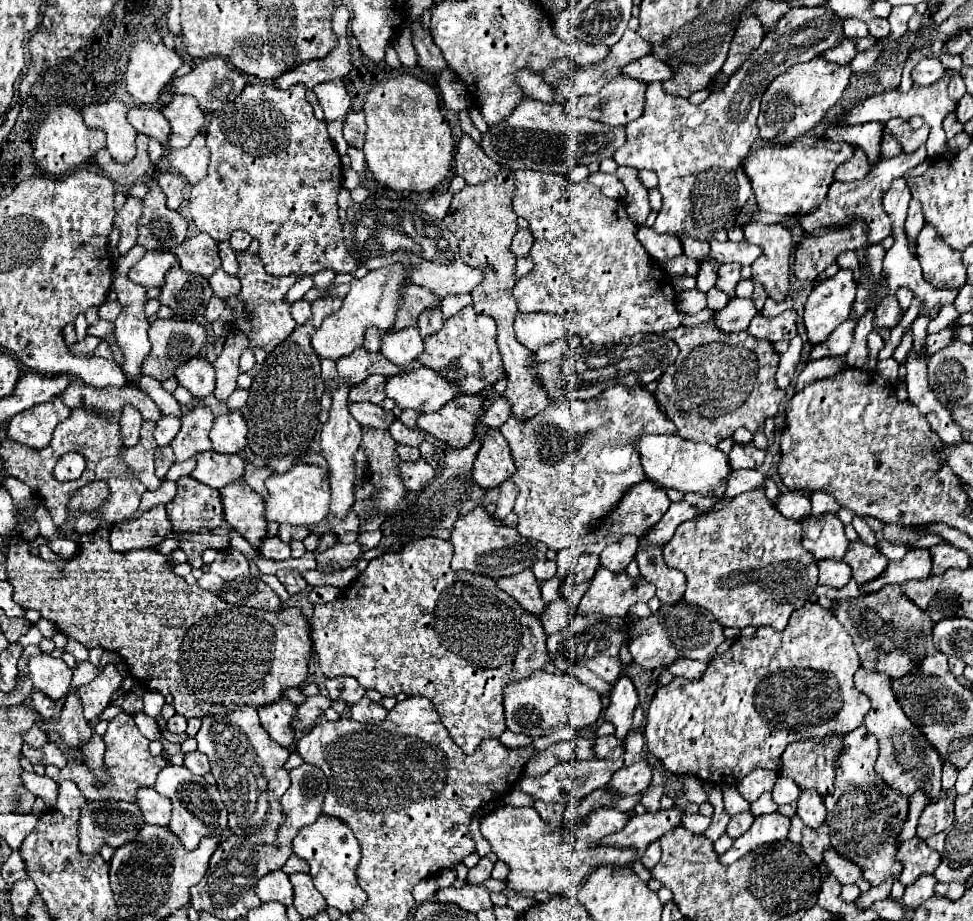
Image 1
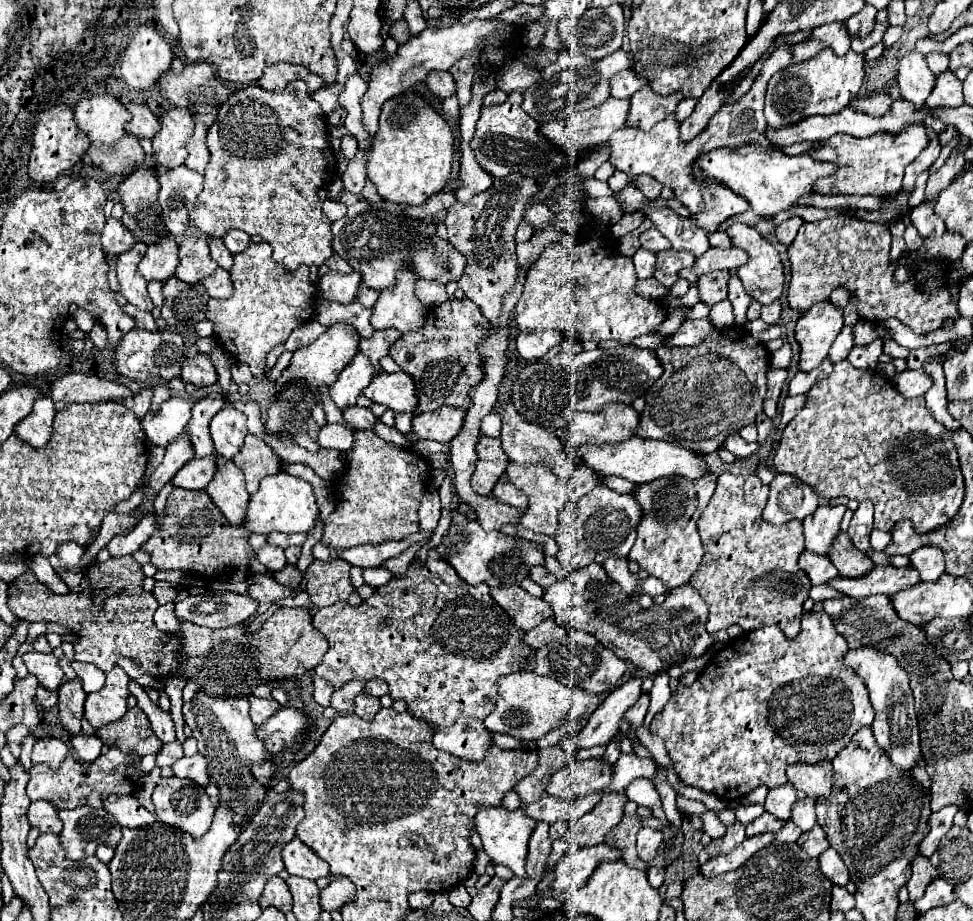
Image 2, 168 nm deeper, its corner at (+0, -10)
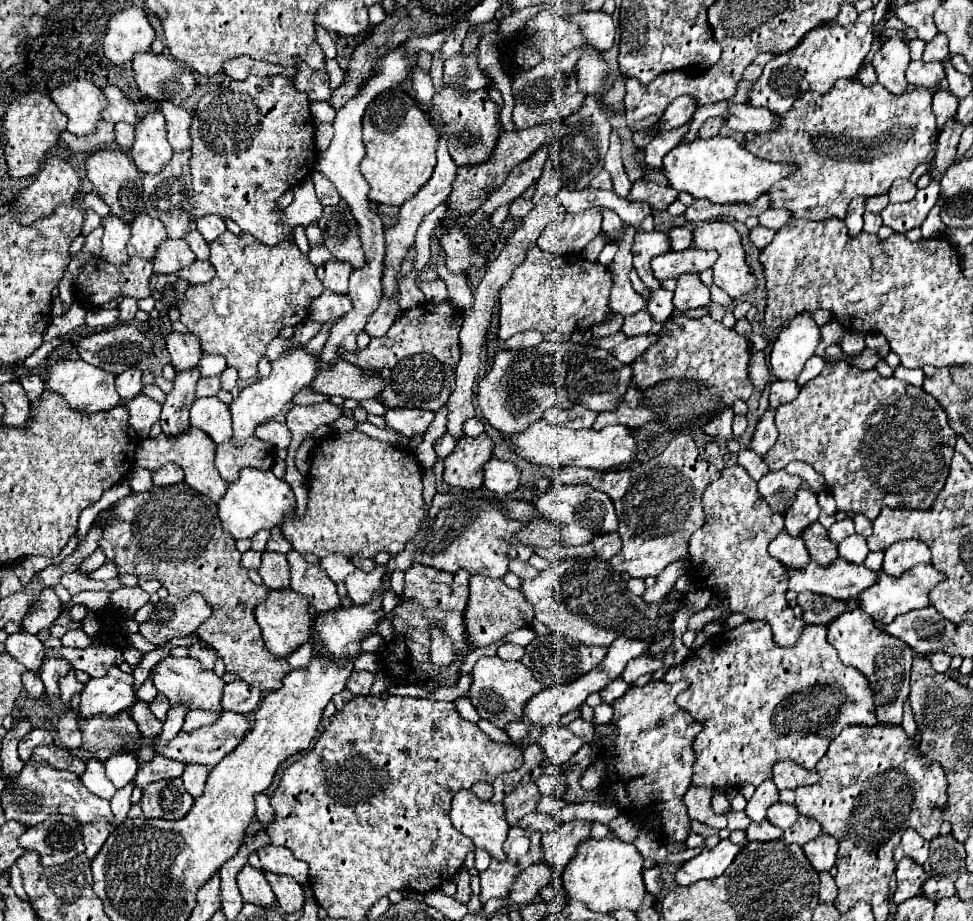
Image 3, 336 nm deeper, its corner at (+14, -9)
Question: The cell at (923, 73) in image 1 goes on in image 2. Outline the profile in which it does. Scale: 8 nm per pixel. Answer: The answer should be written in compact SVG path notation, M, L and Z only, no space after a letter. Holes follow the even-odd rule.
M912 51L900 61L896 81L904 99L916 105L924 105L926 97L932 93L932 87L936 85L936 75L932 75L932 71L928 69L924 55Z

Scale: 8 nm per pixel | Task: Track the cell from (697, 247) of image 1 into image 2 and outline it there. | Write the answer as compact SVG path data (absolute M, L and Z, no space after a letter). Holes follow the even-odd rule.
M648 209L648 217L654 221L654 227L672 243L676 251L690 251L694 257L704 255L710 249L706 233L686 217L678 217L668 209Z

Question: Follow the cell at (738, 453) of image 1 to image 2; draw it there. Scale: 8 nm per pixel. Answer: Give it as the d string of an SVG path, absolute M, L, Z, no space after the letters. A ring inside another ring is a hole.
M732 433L732 435L724 441L724 447L726 447L736 459L740 459L740 461L756 455L758 449L760 449L758 443L746 443L738 433Z

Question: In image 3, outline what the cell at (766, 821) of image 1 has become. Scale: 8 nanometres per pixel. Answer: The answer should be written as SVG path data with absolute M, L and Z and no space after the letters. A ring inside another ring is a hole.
M720 840L720 844L716 844L714 848L704 848L702 854L686 860L676 872L676 882L680 886L690 886L698 880L718 878L732 864L732 858L738 852L740 846L732 844L730 840Z

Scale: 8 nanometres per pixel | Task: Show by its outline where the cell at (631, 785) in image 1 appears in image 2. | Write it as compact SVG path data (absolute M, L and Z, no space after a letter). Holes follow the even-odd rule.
M626 791L606 793L588 815L572 823L572 827L566 833L568 843L578 847L592 847L604 843L606 833L622 821L626 803L628 803Z

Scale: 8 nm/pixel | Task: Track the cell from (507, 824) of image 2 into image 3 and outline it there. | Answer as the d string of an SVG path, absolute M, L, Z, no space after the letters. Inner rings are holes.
M460 790L452 800L450 820L464 836L472 838L476 848L488 850L496 860L506 856L502 844L510 826L504 818L502 804L482 802L472 790Z

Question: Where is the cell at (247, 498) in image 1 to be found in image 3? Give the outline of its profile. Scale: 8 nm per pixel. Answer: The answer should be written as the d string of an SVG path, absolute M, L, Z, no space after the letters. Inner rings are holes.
M192 426L190 430L186 430L186 434L178 434L178 438L166 438L166 434L158 434L156 438L142 440L136 450L136 464L146 470L156 470L158 466L162 466L166 462L176 462L184 470L186 482L194 490L198 490L198 492L210 496L214 502L218 502L226 492L226 480L218 474L218 470L214 466L214 450L216 450L216 444L210 442L210 436L202 434L202 430Z

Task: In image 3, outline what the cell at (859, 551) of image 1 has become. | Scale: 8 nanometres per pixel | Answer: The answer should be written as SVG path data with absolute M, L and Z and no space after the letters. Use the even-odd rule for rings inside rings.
M814 522L814 526L808 526L802 532L802 540L804 540L806 550L812 556L812 560L818 562L820 566L828 566L834 558L838 558L836 542L832 542L828 538L826 528L820 522Z

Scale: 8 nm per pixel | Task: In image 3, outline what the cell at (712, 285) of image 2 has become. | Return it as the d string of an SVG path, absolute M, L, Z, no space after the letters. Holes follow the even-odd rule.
M682 274L674 290L674 306L680 312L706 306L710 302L710 290L698 278L698 274Z

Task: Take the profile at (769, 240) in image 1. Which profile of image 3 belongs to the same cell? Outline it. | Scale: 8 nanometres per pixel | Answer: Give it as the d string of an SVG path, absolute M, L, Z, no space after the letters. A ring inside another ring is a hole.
M714 220L714 222L702 222L692 230L692 248L714 248L720 258L716 260L712 272L714 272L714 284L722 290L728 292L730 298L740 298L742 294L754 290L756 286L756 278L754 274L748 270L748 264L744 260L744 250L742 250L742 242L738 232L734 230L734 226L730 222L722 222L722 220Z

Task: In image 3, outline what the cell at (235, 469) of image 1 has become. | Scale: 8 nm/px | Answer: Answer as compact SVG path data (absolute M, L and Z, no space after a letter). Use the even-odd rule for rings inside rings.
M170 462L160 466L158 470L152 472L152 484L154 486L168 486L168 484L178 484L184 480L184 472L178 464Z

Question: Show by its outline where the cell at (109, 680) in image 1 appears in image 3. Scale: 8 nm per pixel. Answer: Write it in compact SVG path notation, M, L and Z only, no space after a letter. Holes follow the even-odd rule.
M112 666L104 678L92 678L80 700L80 712L84 718L94 714L114 716L134 704L134 676Z

